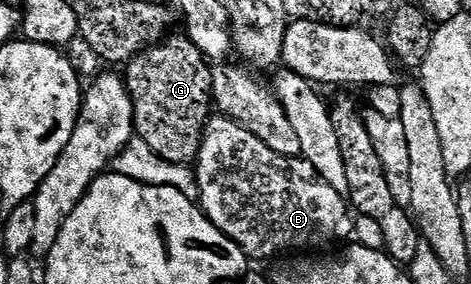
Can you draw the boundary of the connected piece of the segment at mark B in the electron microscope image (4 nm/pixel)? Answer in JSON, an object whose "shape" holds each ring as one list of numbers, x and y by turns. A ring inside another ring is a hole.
{"shape":[[227,117,209,118,204,126,204,139,200,143,200,154,194,164,198,189,200,190,199,206,208,220,226,237,230,237,248,255,249,260,275,260,285,253,300,253,304,247,320,247,323,243,332,243,335,239,344,239,353,234,354,215,350,203,340,195,303,157,293,157,274,153,270,145,258,141,242,125]]}

